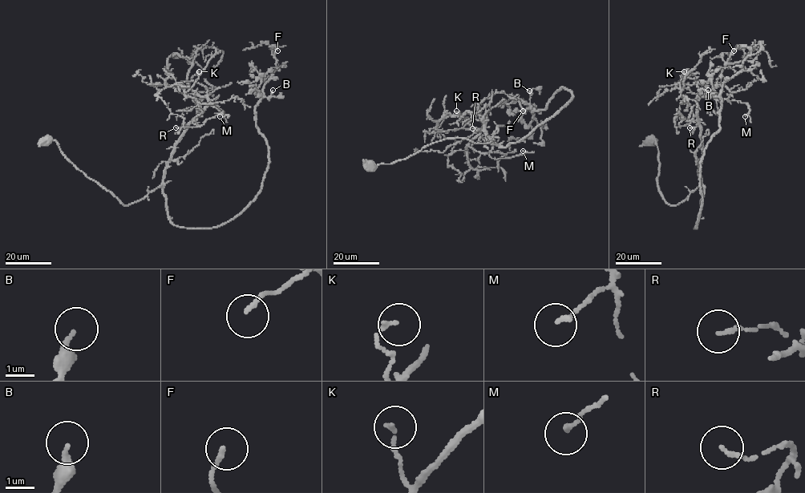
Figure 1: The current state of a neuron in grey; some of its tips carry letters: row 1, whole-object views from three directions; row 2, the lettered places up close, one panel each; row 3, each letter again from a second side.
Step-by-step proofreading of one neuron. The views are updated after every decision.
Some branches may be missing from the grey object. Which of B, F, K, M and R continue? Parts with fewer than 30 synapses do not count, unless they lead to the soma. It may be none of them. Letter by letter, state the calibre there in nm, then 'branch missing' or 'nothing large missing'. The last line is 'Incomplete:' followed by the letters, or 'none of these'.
B: 260 nm | nothing large missing
F: 140 nm | nothing large missing
K: 140 nm | nothing large missing
M: 150 nm | nothing large missing
R: 130 nm | nothing large missing
Incomplete: none of these

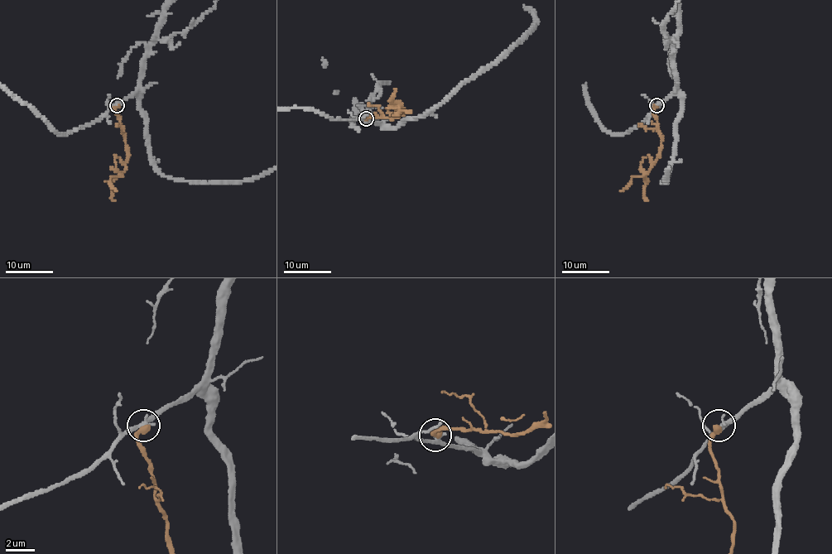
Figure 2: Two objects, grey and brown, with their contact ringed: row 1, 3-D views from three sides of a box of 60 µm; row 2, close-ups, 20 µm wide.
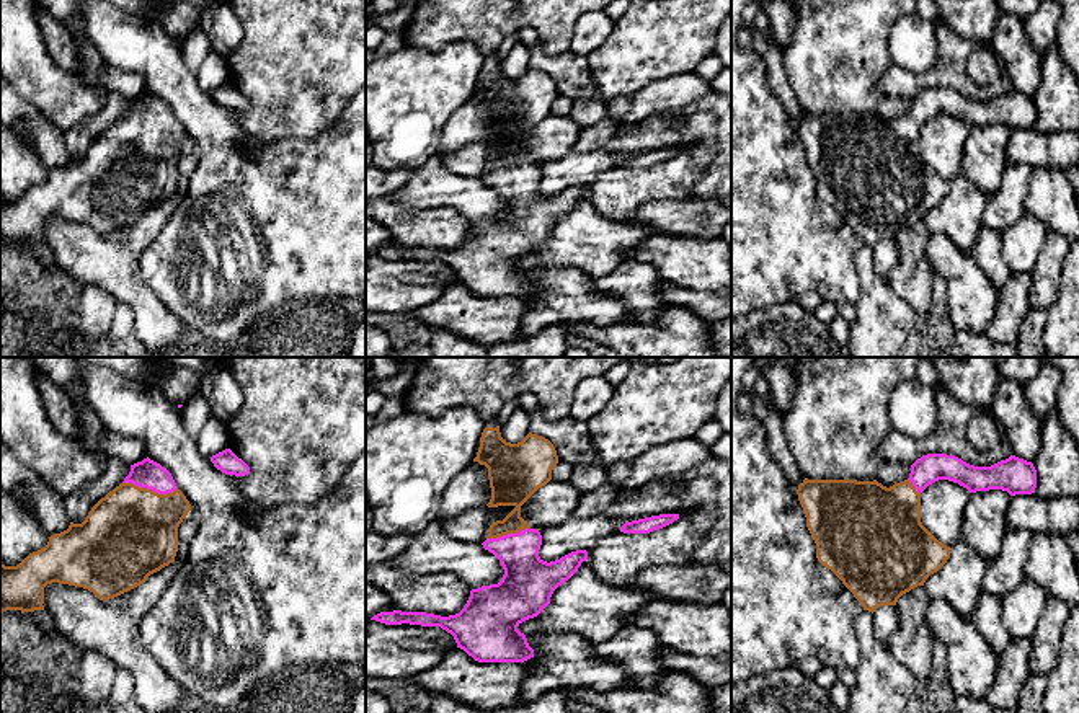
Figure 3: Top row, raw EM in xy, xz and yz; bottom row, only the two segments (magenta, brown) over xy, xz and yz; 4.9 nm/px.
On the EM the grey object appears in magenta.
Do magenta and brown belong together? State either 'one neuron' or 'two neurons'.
one neuron

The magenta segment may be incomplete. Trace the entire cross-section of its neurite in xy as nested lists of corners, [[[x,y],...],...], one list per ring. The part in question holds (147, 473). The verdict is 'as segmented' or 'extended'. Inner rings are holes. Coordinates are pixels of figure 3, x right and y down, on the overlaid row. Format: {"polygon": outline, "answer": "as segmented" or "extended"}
{"polygon": [[[149,457],[131,465],[129,475],[101,498],[82,524],[49,537],[44,548],[29,553],[20,565],[0,563],[0,615],[7,610],[44,610],[44,587],[52,582],[83,587],[100,600],[114,599],[147,581],[175,561],[178,527],[191,511],[171,473]]], "answer": "extended"}

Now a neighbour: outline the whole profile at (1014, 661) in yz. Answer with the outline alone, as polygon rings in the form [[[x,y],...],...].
[[[1030,638],[1012,640],[999,654],[997,675],[984,697],[994,708],[1017,711],[1020,685],[1030,674],[1030,659]]]

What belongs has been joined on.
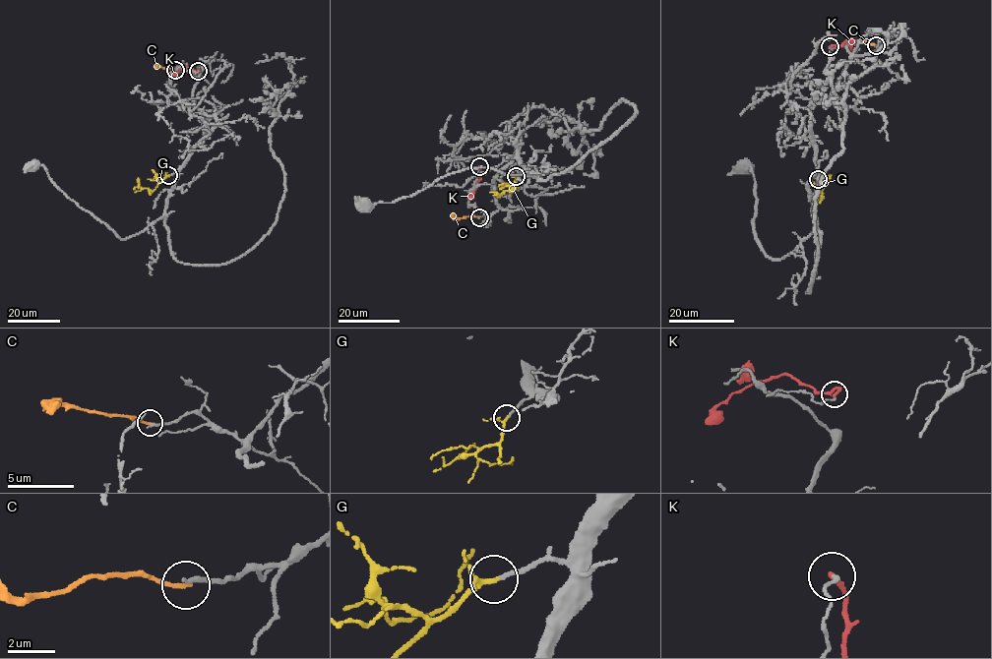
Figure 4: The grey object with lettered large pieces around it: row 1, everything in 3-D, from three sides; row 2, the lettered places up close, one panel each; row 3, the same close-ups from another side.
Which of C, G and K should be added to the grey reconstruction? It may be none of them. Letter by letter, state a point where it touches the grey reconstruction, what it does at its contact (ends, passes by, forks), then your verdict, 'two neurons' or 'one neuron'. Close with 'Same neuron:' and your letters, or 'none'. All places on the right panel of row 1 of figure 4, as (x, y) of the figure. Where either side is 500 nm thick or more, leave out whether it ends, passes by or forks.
C: meets grey at (876, 45); it ends there; two neurons
G: meets grey at (818, 179); it forks there; one neuron
K: meets grey at (830, 46); it ends there; two neurons
Same neuron: G

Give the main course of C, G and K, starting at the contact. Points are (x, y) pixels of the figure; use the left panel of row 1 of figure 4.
C: (175, 70), (155, 68)
G: (168, 175), (153, 190), (139, 186), (139, 180)
K: (198, 72), (187, 68), (172, 77)

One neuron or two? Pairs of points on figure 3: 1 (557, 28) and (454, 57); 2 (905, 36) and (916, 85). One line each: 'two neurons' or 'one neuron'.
1: two neurons
2: two neurons

